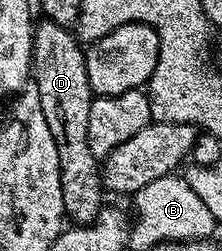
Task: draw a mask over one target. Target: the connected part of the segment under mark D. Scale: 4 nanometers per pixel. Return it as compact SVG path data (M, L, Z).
M42 19L33 29L31 80L39 90L39 106L43 106L43 118L47 118L51 138L55 138L55 150L59 150L59 186L63 192L66 217L74 225L89 224L103 207L101 164L99 158L95 154L91 154L91 146L87 146L87 114L91 114L91 102L95 97L87 82L84 51L82 45L79 46L77 43L79 43L78 37L70 29L47 19Z

